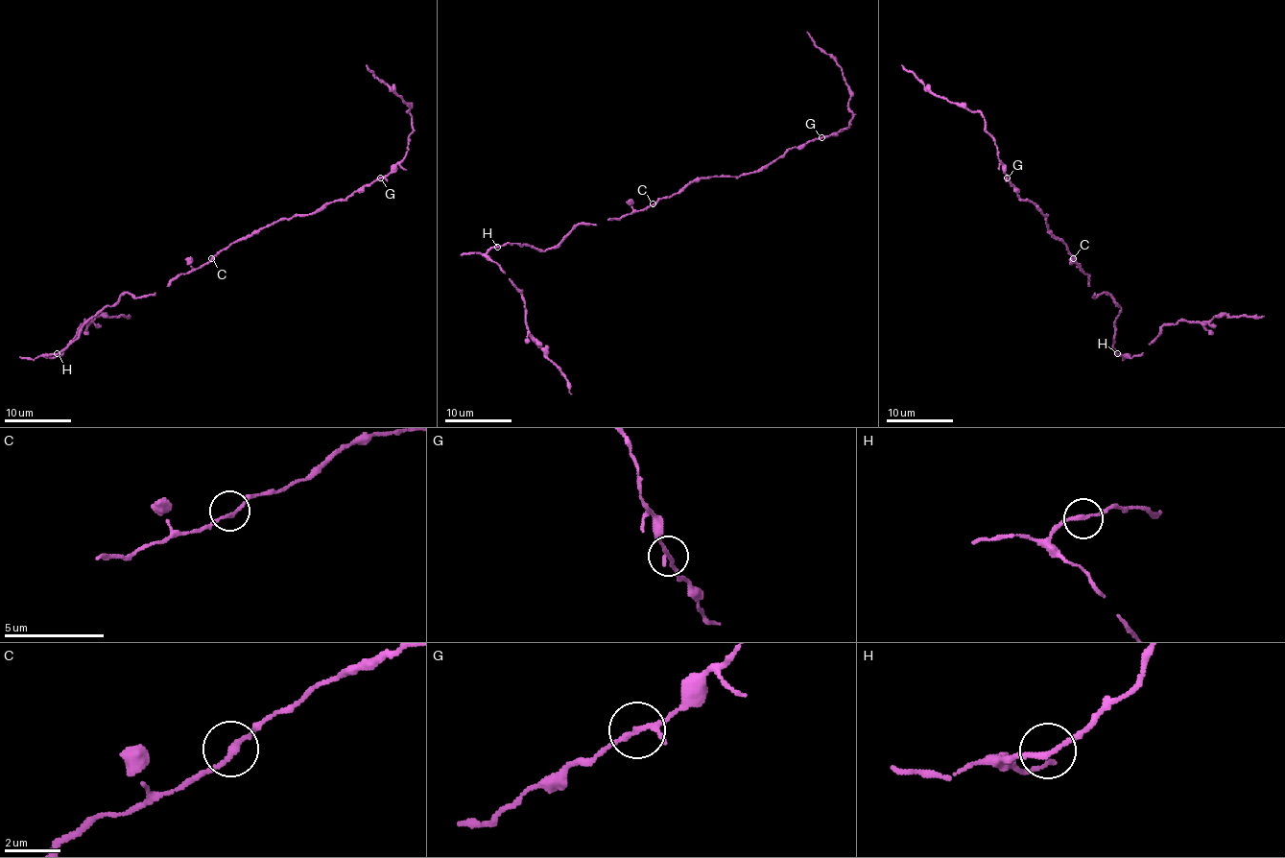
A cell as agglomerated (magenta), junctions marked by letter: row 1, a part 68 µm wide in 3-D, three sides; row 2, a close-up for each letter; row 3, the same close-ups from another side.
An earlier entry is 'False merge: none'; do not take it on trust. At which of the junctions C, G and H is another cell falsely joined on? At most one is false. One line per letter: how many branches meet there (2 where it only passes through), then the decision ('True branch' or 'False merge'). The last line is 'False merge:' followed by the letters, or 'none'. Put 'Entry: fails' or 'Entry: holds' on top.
Entry: fails
C: Branches: 2. True branch
G: Branches: 3. False merge
H: Branches: 2. True branch
False merge: G

